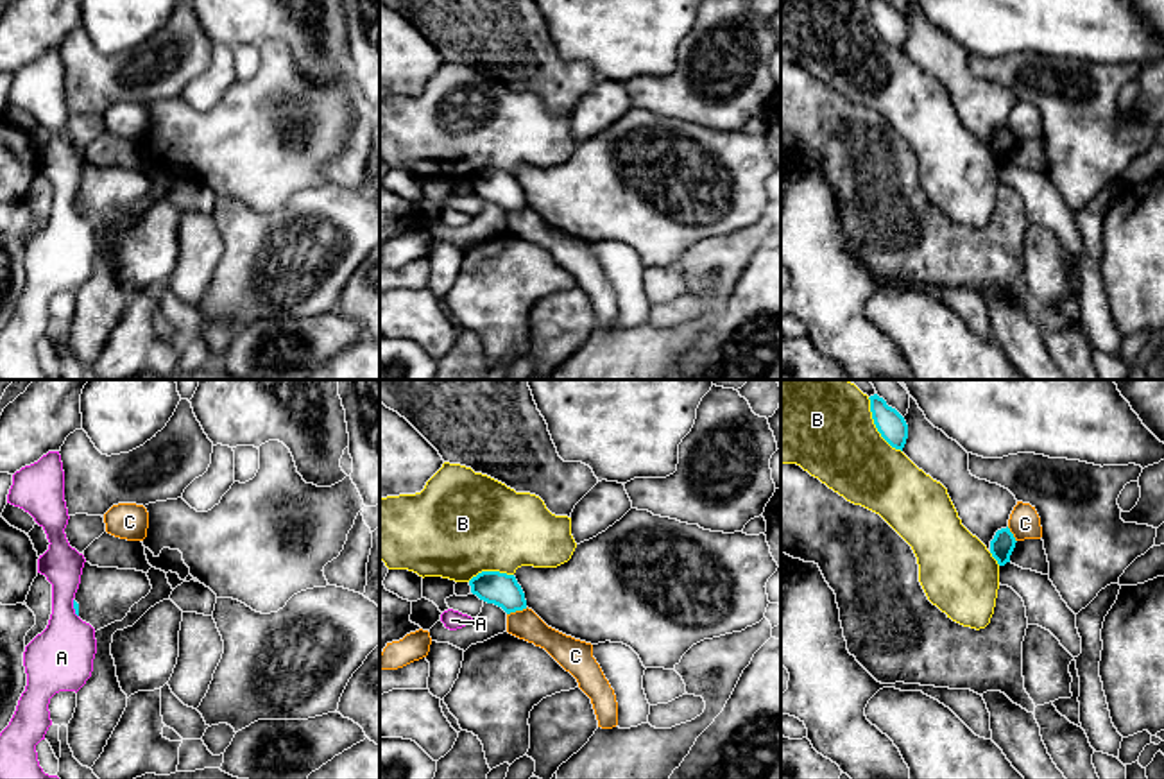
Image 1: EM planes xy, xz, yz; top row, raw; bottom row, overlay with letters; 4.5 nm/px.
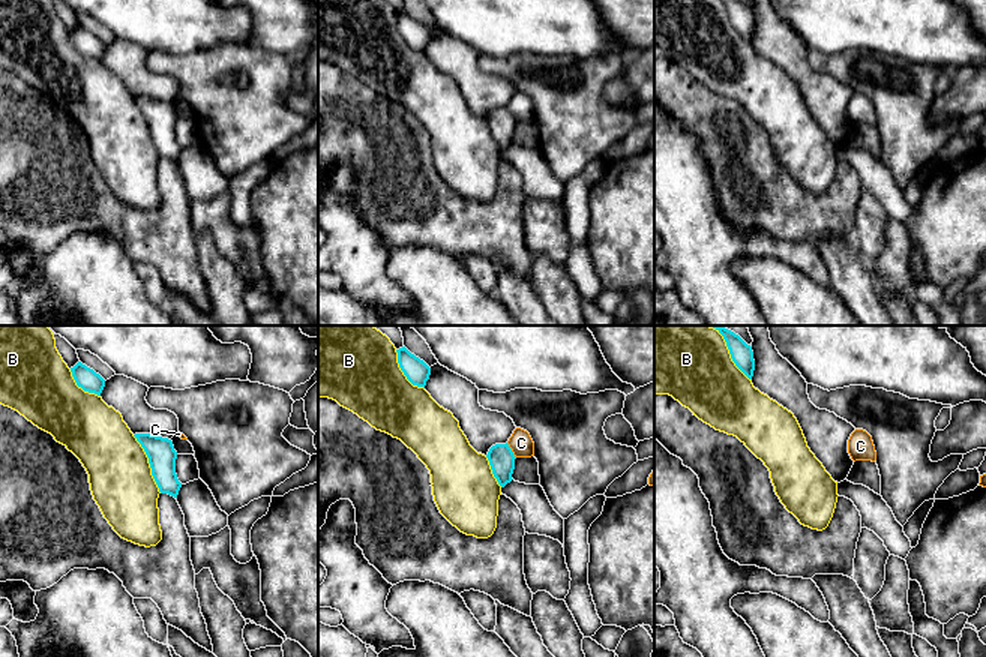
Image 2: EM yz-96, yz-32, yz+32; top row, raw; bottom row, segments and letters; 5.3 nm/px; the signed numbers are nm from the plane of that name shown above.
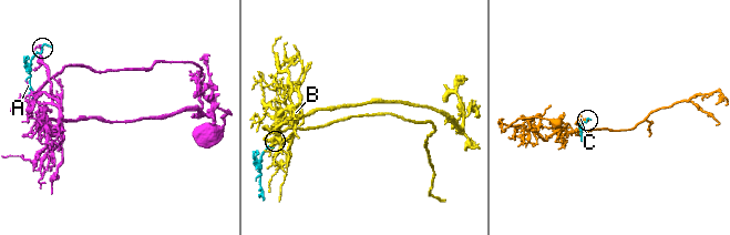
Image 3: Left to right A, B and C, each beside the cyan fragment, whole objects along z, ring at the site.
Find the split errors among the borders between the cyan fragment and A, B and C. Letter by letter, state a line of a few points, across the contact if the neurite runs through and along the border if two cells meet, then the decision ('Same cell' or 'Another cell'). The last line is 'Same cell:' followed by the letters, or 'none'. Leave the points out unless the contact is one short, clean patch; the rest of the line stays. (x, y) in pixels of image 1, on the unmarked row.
A: Another cell
B: Another cell
C: Same cell
Same cell: C

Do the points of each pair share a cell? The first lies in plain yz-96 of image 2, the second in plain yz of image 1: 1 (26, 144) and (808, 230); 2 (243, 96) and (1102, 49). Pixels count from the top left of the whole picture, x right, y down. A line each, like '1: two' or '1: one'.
1: two
2: two

